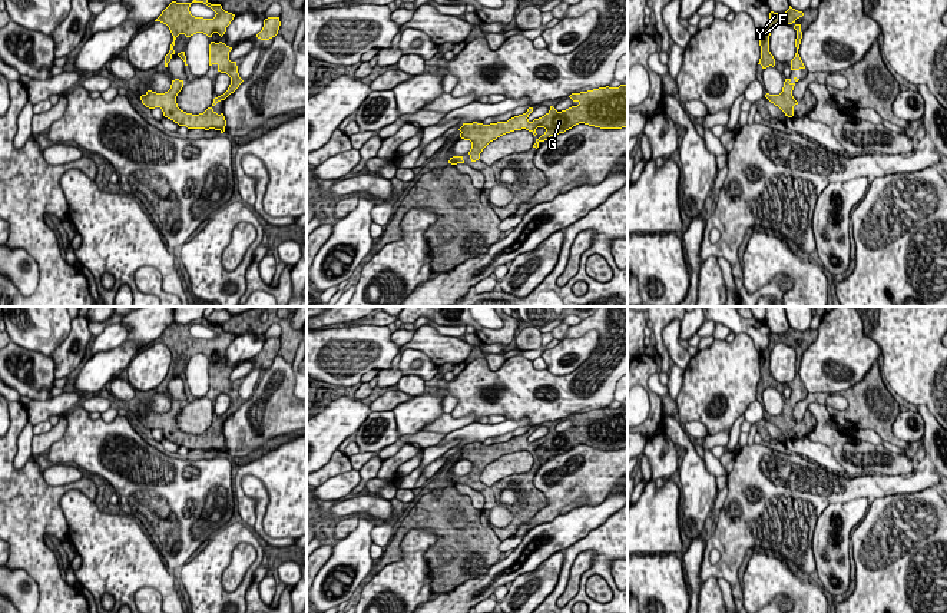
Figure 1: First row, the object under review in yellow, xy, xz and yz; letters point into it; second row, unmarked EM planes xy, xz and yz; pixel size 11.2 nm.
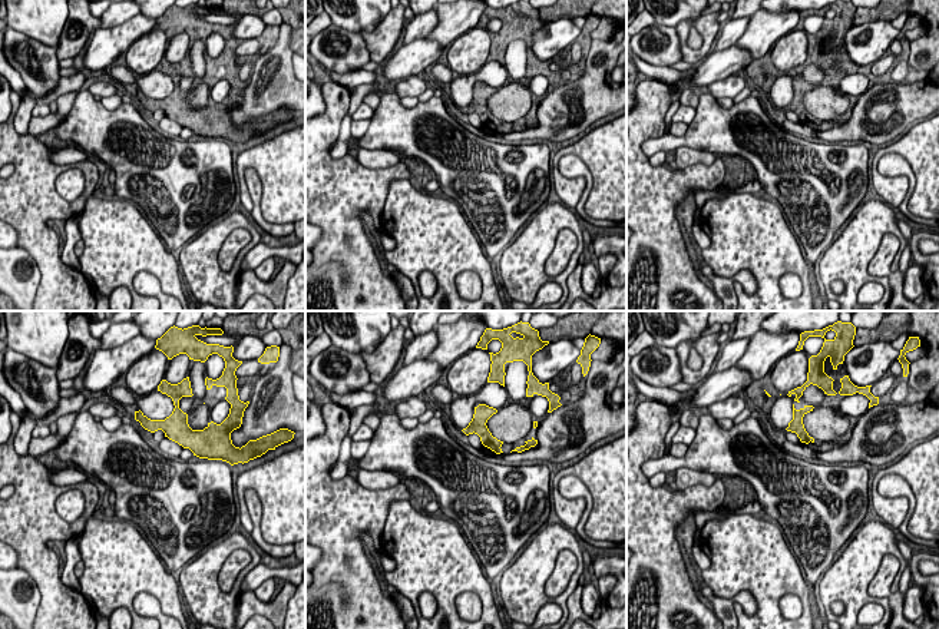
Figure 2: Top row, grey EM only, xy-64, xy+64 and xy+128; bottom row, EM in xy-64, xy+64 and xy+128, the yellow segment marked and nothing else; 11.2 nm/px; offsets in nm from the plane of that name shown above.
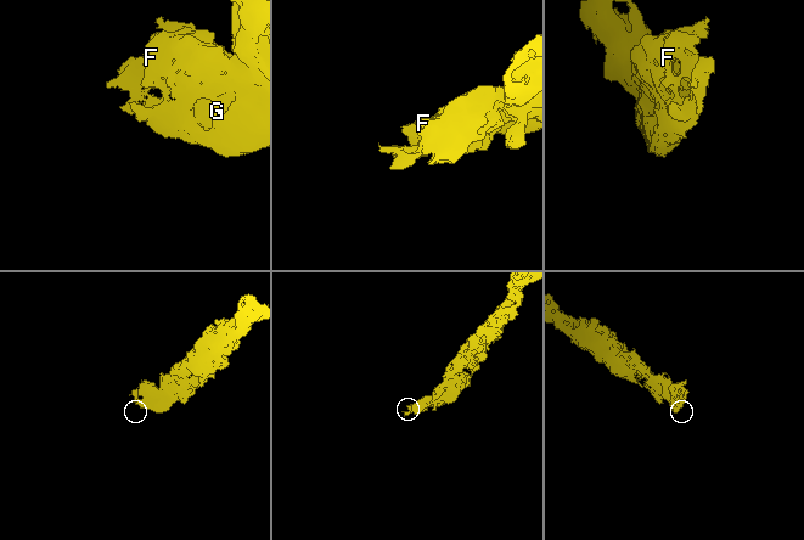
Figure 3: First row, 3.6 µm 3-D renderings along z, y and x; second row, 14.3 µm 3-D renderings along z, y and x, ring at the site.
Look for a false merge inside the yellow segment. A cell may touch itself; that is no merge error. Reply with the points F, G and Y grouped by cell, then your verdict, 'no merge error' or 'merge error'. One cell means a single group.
F / G Y | merge error

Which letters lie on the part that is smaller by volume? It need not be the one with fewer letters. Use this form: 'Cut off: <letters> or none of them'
Cut off: F

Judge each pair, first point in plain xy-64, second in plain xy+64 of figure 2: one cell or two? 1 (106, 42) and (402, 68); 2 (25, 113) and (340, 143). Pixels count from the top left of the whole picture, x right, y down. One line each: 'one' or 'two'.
1: one
2: one

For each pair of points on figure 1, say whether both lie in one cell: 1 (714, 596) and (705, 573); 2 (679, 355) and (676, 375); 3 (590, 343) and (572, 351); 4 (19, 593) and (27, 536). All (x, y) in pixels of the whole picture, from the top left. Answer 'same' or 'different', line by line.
1: different
2: different
3: same
4: different

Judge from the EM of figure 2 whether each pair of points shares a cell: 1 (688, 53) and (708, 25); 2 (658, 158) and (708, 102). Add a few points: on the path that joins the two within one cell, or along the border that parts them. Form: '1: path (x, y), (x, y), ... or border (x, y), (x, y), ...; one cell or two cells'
1: path (698, 53), (706, 46), (708, 35); one cell
2: border (665, 151), (657, 151), (648, 156); two cells

